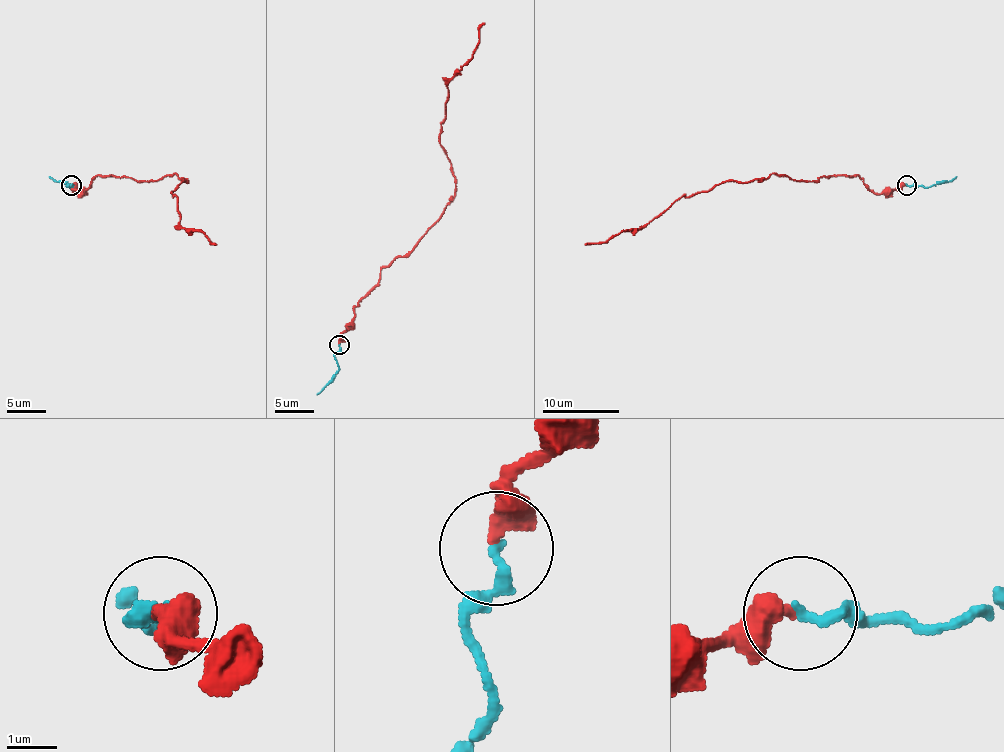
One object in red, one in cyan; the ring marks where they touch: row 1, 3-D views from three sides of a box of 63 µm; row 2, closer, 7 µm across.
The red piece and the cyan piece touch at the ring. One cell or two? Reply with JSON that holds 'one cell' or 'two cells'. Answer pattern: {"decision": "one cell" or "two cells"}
{"decision": "one cell"}

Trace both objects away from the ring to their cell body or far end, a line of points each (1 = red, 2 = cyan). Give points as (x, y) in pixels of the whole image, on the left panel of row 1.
1: (71, 184), (86, 194), (94, 179), (157, 181), (172, 173), (188, 183), (172, 190), (180, 225), (217, 244)
2: (71, 184), (49, 177)

